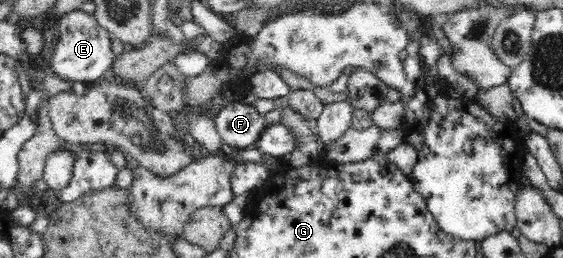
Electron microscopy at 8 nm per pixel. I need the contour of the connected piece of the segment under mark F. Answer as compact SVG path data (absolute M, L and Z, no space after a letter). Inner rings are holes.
M231 102L214 121L227 149L232 150L253 147L268 125L264 115L253 105L243 102Z

